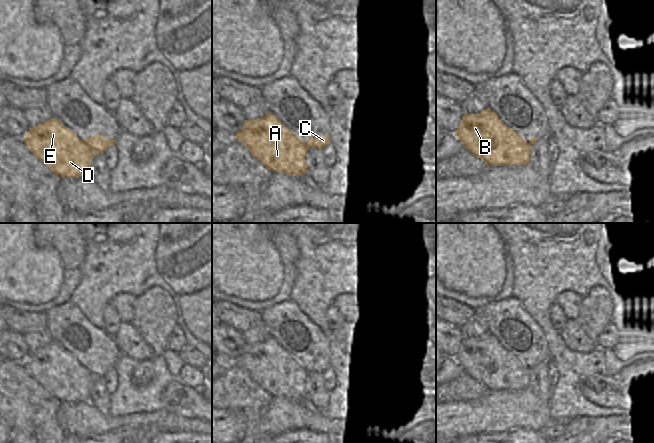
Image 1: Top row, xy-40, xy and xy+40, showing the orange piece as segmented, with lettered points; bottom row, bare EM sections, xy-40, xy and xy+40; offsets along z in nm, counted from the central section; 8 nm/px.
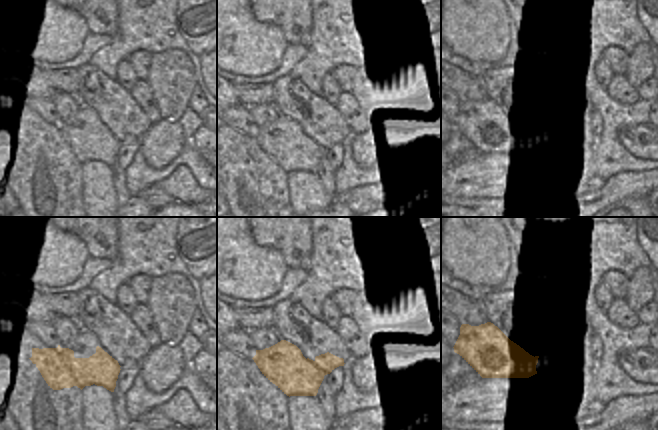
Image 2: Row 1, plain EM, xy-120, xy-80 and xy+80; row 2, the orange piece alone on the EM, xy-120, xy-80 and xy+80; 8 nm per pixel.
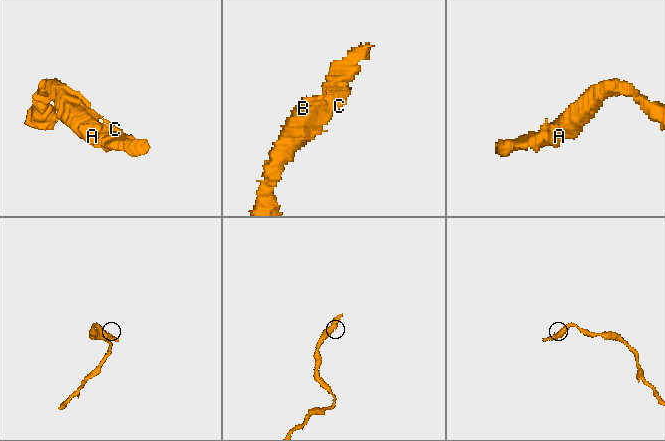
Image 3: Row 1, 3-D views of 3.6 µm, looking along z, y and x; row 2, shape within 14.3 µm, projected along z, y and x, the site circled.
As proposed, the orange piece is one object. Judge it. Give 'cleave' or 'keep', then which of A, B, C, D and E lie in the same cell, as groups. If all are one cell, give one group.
keep; A B C D E

